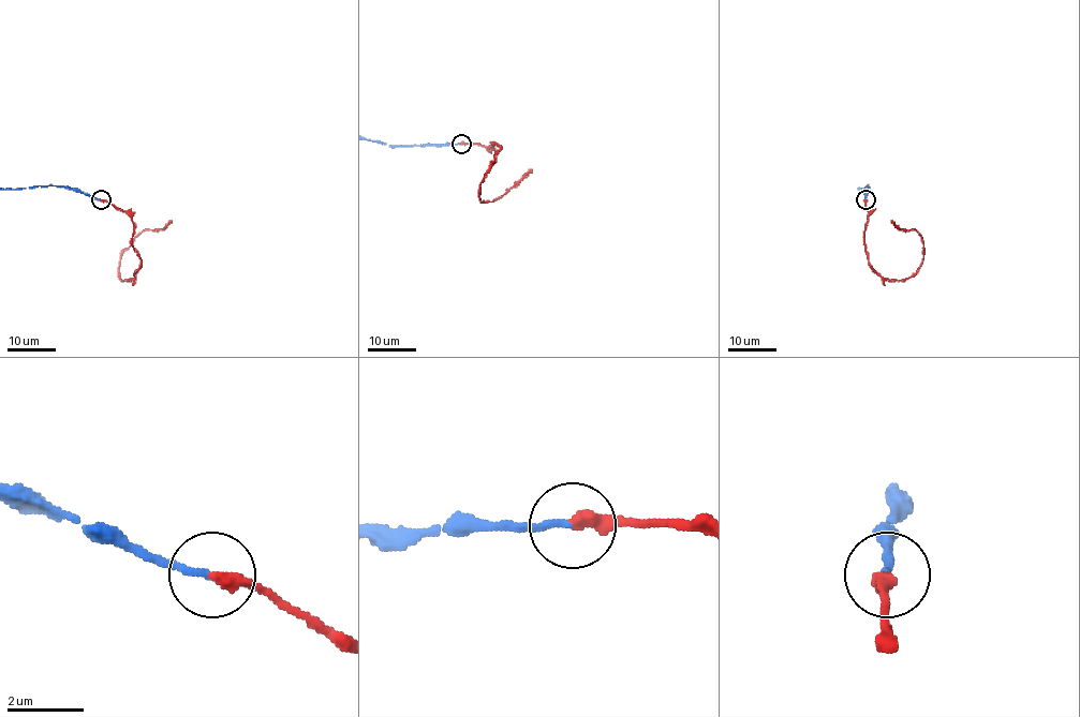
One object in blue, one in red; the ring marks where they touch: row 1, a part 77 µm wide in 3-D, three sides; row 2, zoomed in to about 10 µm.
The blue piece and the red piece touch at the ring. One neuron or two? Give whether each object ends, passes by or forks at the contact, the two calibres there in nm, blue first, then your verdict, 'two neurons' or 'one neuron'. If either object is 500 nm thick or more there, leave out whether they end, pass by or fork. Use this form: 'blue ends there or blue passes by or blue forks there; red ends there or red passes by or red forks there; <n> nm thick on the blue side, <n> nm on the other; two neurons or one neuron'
blue ends there; red ends there; 170 nm thick on the blue side, 360 nm on the other; one neuron

